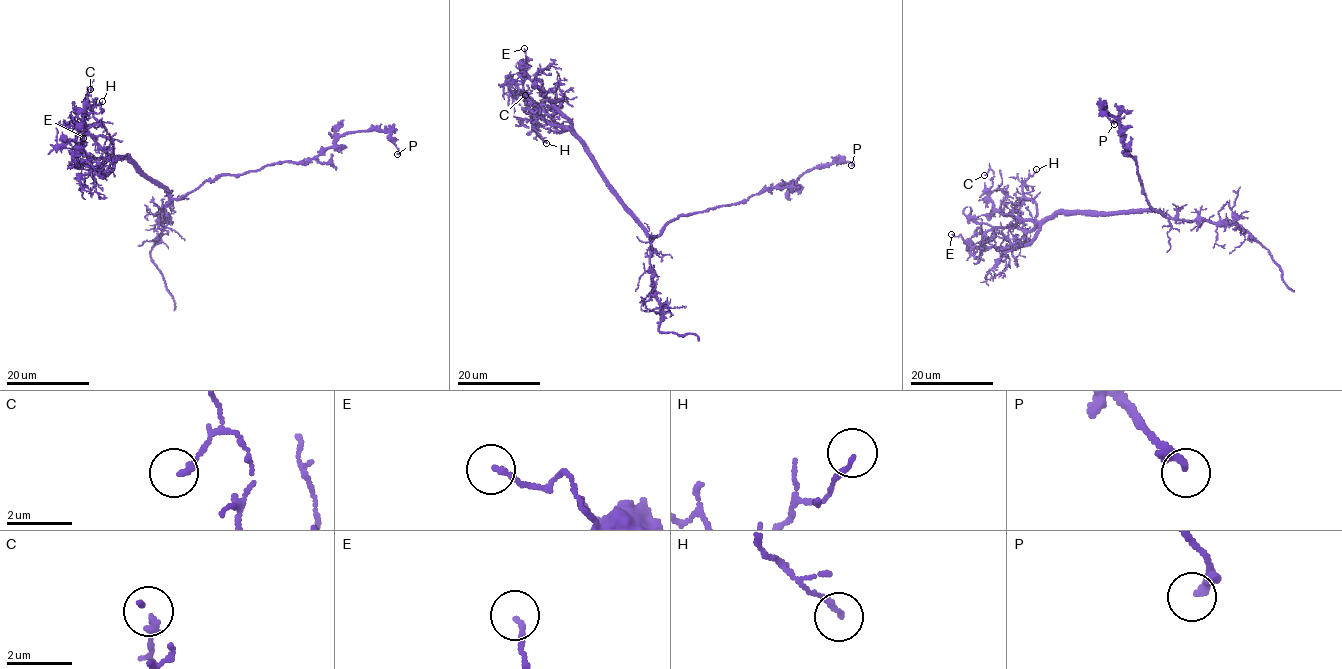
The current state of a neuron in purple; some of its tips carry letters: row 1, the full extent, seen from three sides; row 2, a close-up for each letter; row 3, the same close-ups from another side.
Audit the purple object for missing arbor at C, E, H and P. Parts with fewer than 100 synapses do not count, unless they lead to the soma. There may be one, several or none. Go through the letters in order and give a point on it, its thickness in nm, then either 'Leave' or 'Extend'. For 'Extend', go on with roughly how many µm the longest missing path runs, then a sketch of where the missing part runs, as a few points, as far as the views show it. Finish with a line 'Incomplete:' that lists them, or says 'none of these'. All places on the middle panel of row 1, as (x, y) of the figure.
C: Place: (525, 95). Thickness 160 nm. Leave
E: Place: (524, 48). Thickness 140 nm. Leave
H: Place: (546, 143). Thickness 140 nm. Leave
P: Place: (851, 165). Thickness 260 nm. Leave
Incomplete: none of these

